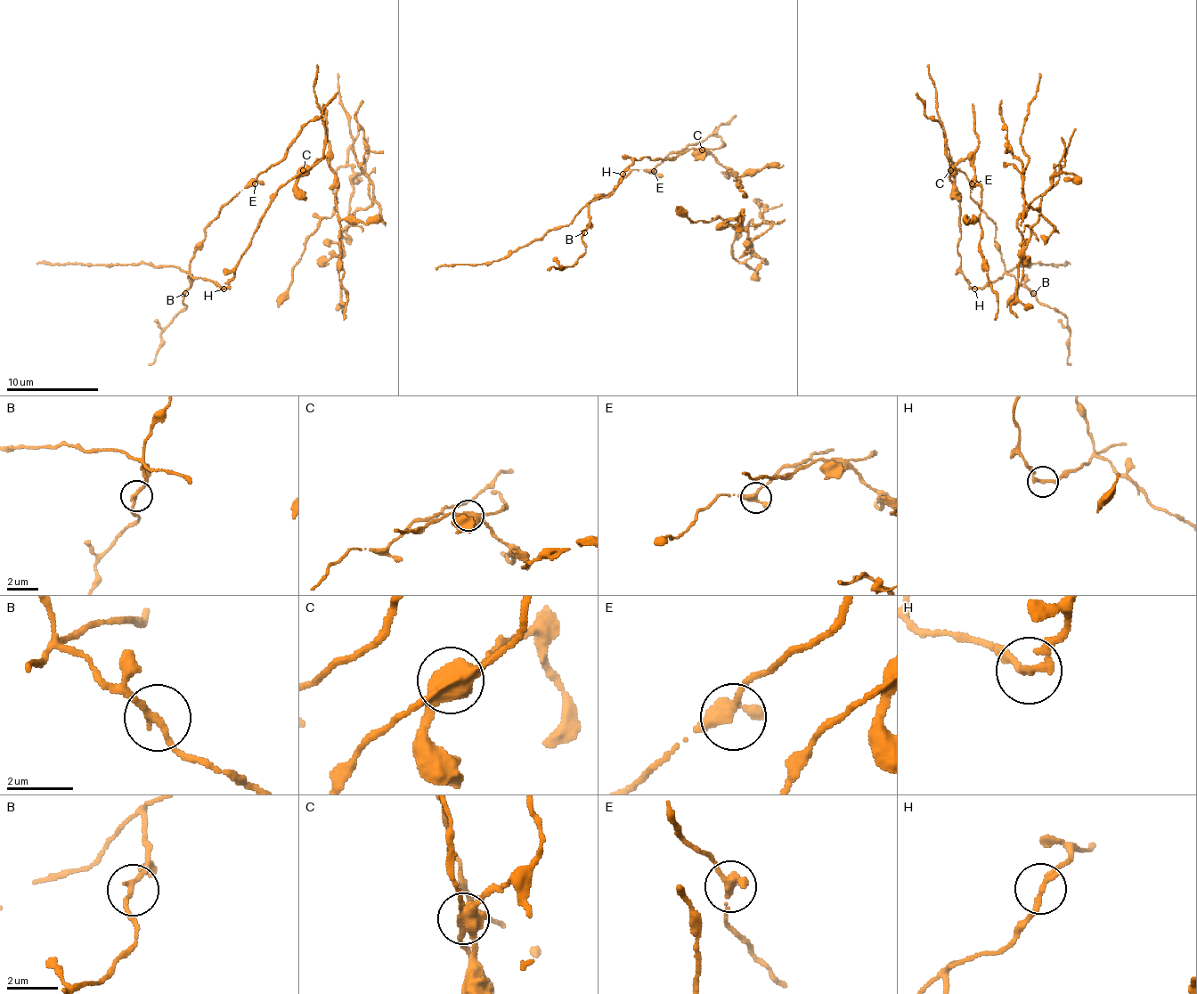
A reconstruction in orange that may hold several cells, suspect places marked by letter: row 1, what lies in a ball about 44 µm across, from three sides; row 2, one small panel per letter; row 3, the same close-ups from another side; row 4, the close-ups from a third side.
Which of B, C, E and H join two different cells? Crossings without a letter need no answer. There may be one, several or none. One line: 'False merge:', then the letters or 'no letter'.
False merge: C, H

